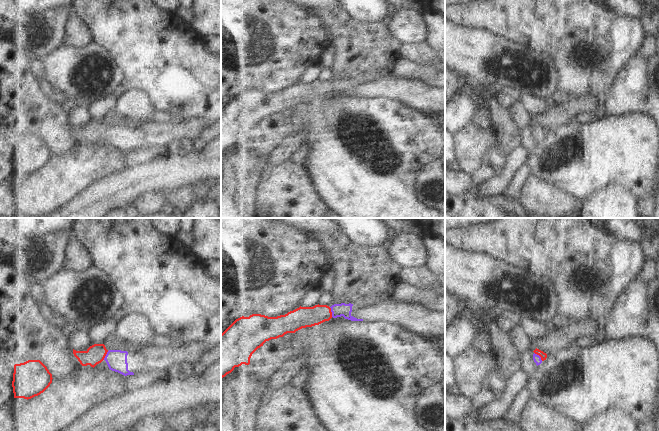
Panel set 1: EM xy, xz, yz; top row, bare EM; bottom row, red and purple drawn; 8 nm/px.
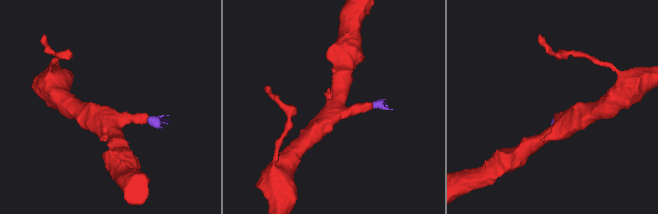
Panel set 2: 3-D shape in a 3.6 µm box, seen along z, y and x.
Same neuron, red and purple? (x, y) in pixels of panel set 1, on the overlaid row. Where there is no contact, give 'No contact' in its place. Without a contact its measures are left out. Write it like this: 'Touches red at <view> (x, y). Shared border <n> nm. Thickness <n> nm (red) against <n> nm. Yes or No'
Touches red at yz (539, 355). Shared border 100 nm. Thickness 50 nm (red) against 60 nm. Yes.

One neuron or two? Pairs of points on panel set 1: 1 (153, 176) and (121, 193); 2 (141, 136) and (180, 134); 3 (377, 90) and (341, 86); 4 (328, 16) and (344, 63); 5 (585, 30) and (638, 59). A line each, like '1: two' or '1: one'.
1: one
2: one
3: one
4: one
5: two

